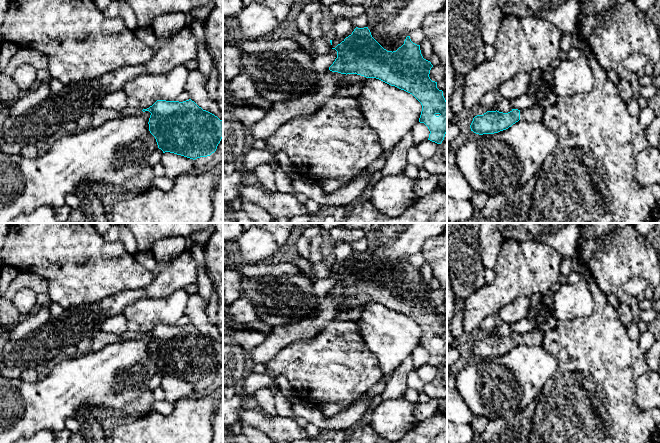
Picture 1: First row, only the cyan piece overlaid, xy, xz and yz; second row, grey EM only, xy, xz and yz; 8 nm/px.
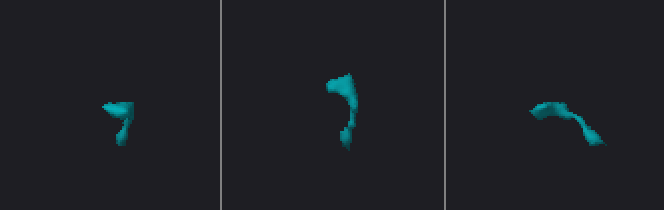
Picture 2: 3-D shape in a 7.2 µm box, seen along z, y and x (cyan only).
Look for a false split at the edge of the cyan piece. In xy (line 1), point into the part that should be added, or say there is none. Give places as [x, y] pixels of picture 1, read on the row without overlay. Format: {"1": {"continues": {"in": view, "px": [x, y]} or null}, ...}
{"1": {"continues": null}}

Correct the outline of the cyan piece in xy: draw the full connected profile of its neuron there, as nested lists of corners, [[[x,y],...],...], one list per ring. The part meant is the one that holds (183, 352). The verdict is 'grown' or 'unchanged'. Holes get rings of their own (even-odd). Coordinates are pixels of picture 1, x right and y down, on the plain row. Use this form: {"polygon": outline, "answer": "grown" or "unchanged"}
{"polygon": [[[191,323],[183,326],[157,324],[152,330],[142,335],[151,337],[148,346],[149,355],[163,377],[170,376],[195,384],[214,377],[223,362],[223,345],[203,334]]], "answer": "unchanged"}

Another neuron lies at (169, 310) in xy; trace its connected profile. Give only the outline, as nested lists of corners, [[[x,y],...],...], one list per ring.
[[[184,289],[163,299],[143,298],[127,306],[122,314],[129,322],[138,325],[177,325],[179,319],[185,315],[188,298]]]

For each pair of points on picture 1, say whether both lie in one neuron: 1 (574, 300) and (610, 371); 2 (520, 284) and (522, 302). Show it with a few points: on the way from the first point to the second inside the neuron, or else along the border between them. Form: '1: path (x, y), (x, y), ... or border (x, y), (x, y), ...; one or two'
1: border (593, 296), (594, 310), (589, 315), (562, 321); two
2: border (529, 297), (518, 296), (501, 308); two

